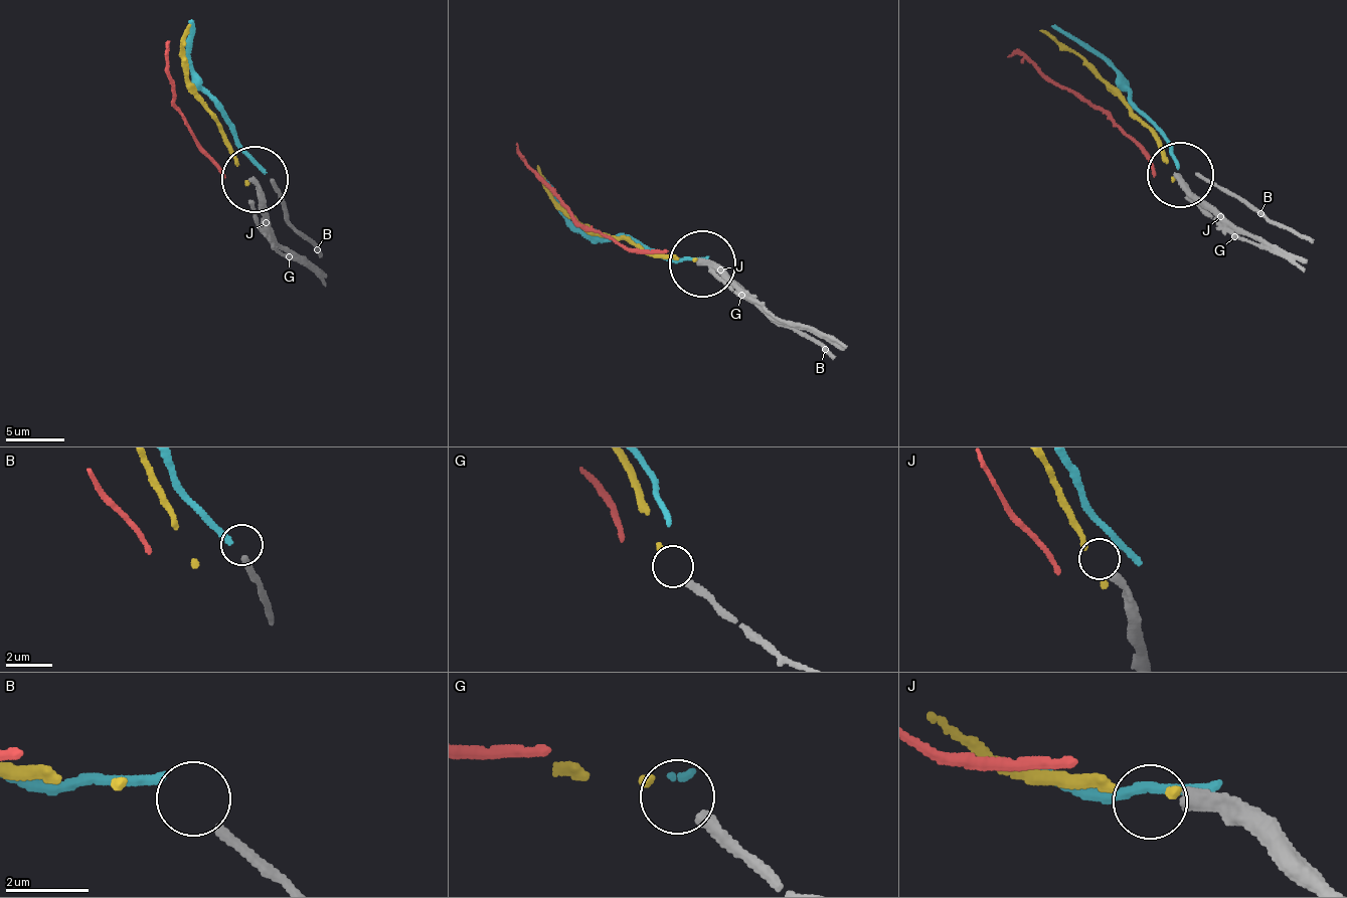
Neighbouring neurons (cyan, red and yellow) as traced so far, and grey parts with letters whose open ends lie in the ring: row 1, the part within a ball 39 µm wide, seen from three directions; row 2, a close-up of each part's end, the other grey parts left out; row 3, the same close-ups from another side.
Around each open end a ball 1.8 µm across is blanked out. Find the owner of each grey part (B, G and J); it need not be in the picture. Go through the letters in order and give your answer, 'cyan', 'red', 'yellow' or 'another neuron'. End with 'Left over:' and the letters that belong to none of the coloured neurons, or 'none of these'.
B: cyan
G: yellow
J: another neuron
Left over: J

